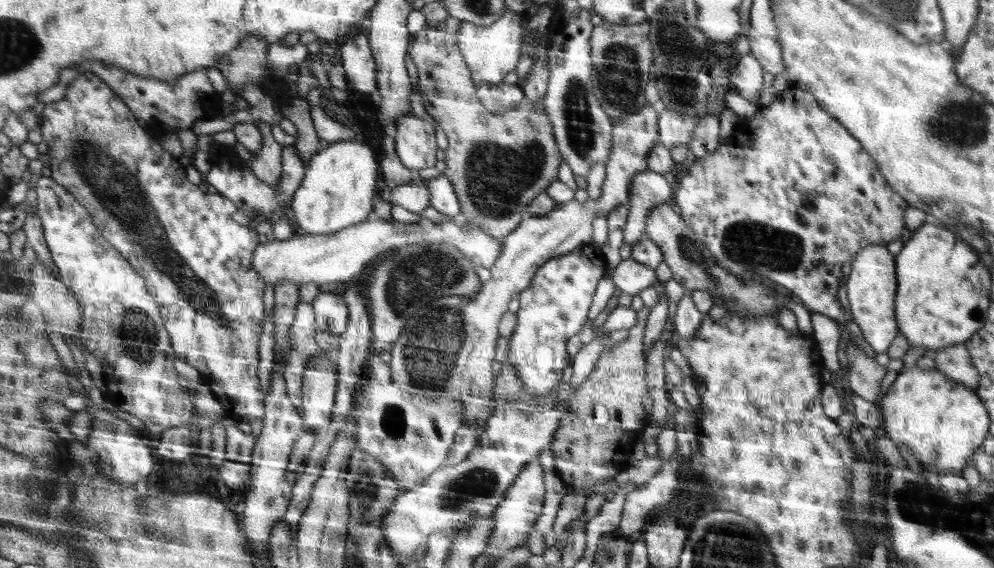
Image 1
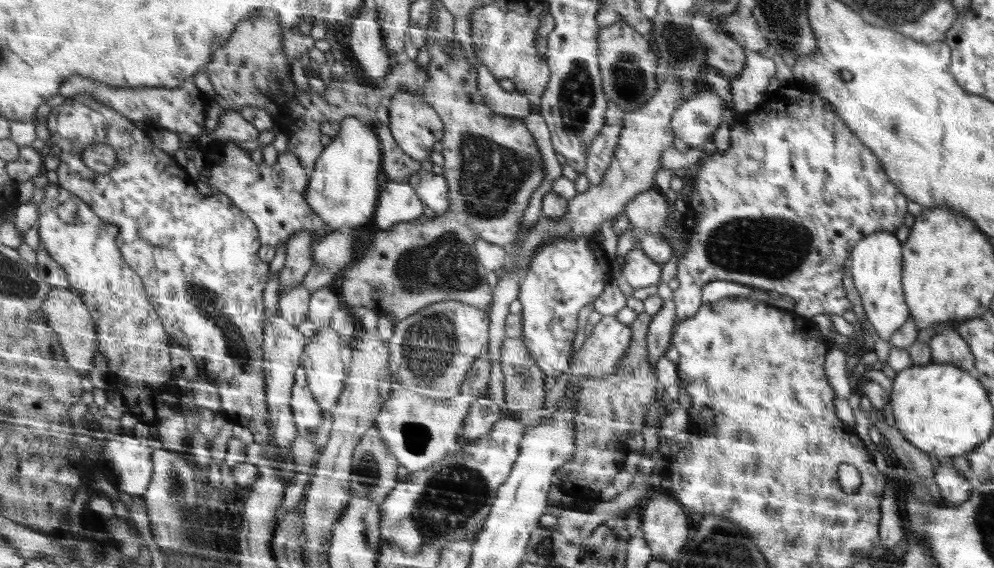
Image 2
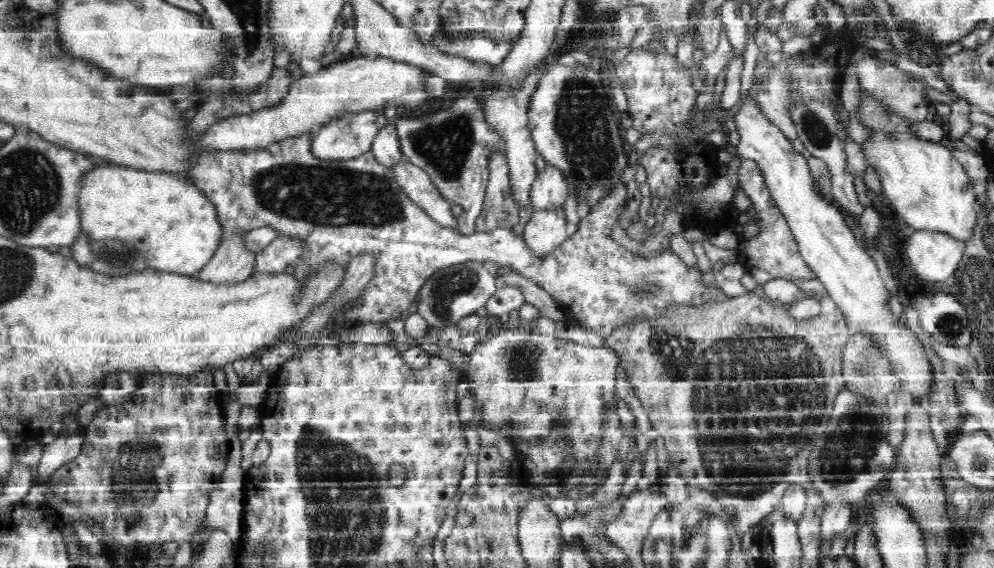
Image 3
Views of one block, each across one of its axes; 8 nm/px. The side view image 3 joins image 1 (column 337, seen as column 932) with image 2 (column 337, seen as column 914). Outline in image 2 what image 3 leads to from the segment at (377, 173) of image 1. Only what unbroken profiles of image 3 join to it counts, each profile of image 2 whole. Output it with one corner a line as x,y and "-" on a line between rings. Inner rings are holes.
347,118
337,138
325,148
325,154
317,160
317,170
311,174
305,200
309,208
325,220
329,228
361,228
369,220
375,220
381,200
381,172
383,172
383,144
367,122
359,118

